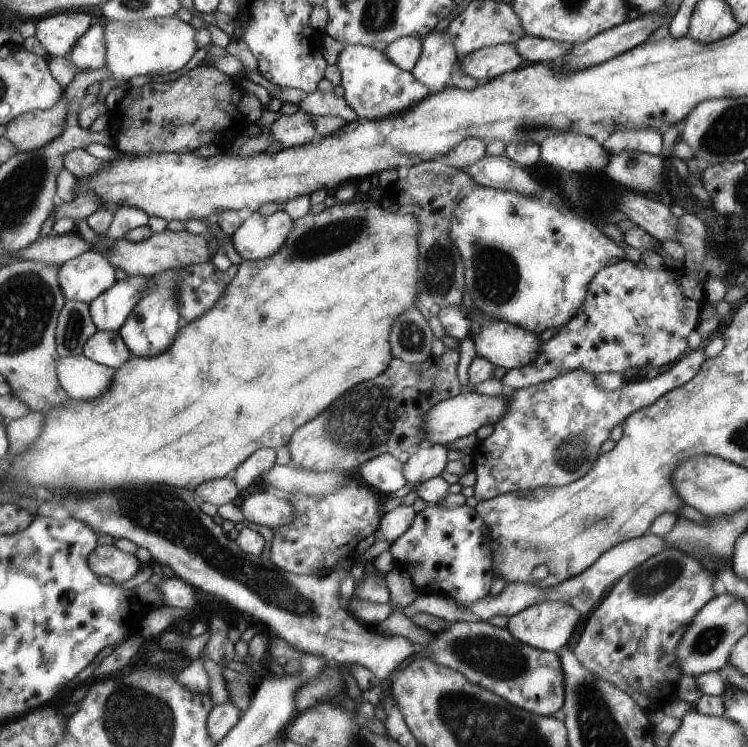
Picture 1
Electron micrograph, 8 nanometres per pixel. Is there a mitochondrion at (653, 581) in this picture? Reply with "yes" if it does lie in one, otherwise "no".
yes

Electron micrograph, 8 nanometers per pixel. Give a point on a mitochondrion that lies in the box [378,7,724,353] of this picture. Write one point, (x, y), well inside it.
(496, 274)

